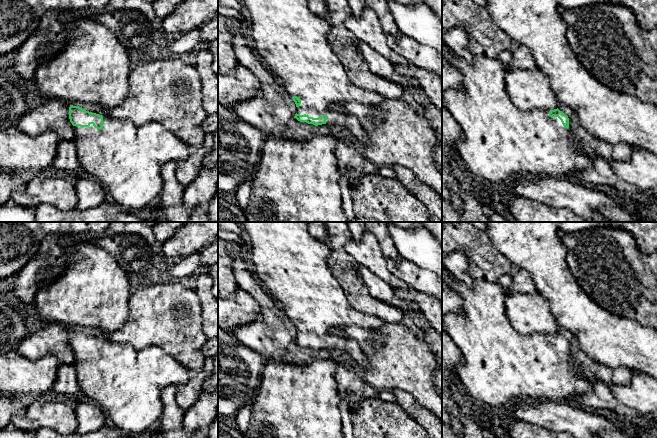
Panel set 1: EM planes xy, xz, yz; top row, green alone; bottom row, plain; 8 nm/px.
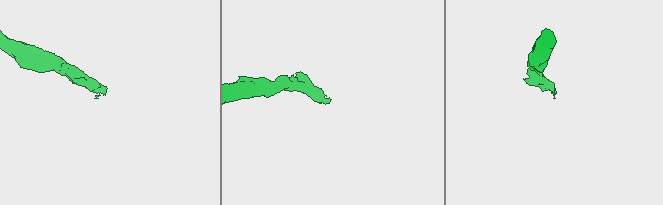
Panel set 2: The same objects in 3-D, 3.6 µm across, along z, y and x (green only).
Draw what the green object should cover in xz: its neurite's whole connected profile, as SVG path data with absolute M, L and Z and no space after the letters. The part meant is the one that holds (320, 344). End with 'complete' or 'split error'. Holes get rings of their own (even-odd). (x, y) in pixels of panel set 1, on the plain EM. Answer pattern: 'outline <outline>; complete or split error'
outline M240 222L243 229L251 239L251 247L248 250L248 262L251 269L258 275L269 290L271 298L282 309L285 316L296 328L296 342L300 346L306 346L315 350L322 348L335 348L344 357L355 362L358 368L369 366L368 359L358 343L353 339L335 335L332 330L337 327L358 327L373 331L374 335L369 338L372 347L378 349L385 342L385 337L379 334L379 330L385 321L377 316L362 313L356 310L347 300L345 292L332 275L328 267L328 257L331 248L327 242L312 237L307 228L307 222Z; split error

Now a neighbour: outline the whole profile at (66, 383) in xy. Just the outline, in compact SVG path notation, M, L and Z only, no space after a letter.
M60 363L52 391L58 395L73 396L80 393L76 369L73 364Z

